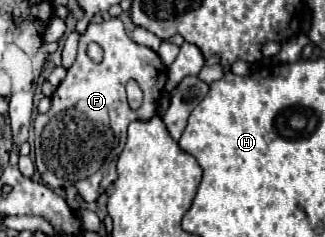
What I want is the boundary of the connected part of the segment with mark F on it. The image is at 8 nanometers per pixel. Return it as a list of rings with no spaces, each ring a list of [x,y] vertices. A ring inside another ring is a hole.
[[[111,18],[111,20],[103,20],[103,22],[89,22],[85,34],[81,36],[79,42],[79,52],[77,58],[73,62],[73,66],[67,70],[65,80],[57,86],[57,90],[53,92],[51,100],[51,110],[47,114],[39,114],[35,118],[35,166],[41,172],[41,178],[45,180],[45,184],[53,186],[53,188],[67,188],[67,186],[75,186],[79,196],[85,202],[95,202],[105,188],[109,186],[111,178],[115,182],[117,172],[115,172],[115,162],[125,146],[127,140],[127,126],[137,120],[139,116],[155,116],[157,108],[159,108],[159,100],[161,100],[161,92],[165,88],[167,82],[167,66],[159,60],[159,56],[145,46],[135,44],[125,28],[123,22],[119,18]],[[91,42],[97,42],[103,48],[103,60],[101,62],[91,62],[91,58],[87,56],[87,46]],[[129,80],[137,80],[145,98],[139,110],[131,110],[127,104],[127,94],[125,94],[125,84]]]

